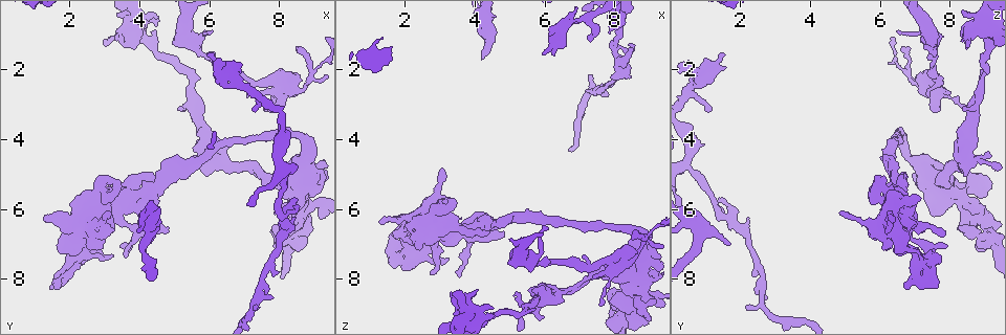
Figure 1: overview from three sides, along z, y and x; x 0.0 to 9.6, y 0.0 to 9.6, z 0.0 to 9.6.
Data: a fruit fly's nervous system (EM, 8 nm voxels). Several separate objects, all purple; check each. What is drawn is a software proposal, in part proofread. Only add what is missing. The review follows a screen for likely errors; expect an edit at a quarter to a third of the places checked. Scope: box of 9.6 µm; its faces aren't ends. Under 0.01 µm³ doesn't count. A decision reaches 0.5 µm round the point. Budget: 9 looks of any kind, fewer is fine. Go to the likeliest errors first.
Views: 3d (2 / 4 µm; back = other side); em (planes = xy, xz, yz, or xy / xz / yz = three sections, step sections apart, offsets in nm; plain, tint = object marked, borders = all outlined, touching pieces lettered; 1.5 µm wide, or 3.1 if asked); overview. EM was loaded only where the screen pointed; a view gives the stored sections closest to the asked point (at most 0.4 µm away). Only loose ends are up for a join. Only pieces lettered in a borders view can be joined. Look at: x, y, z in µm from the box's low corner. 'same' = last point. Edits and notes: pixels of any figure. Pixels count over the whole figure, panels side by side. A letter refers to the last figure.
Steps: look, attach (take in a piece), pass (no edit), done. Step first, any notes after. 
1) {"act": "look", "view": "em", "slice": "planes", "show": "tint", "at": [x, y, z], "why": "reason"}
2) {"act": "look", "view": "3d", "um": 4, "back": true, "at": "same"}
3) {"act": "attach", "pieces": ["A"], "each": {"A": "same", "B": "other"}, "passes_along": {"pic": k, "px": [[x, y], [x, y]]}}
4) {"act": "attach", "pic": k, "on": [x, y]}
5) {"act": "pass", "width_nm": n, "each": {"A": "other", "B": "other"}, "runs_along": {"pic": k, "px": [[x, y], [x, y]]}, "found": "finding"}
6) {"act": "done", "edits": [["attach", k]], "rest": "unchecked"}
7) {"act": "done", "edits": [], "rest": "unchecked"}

{"act": "look", "view": "em", "slice": "planes", "show": "borders", "at": [8.45, 1.35, 6.90], "why": "thin end"}

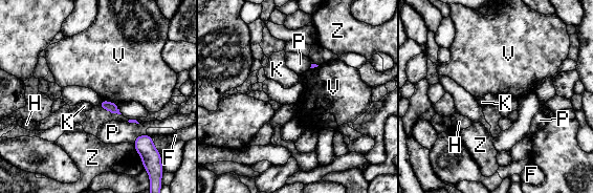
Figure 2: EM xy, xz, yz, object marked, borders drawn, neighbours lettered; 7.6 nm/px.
{"act": "pass", "each": {"F": "other", "H": "other", "K": "other", "P": "other", "V": "other", "Z": "other"}, "border": {"pic": 2, "px": [[102, 99], [116, 104]]}, "found": "none of them fits"}

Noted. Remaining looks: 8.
{"act": "look", "view": "em", "slice": "xz", "step": 8, "show": "tint", "at": [4.20, 7.05, 1.65], "why": "free end"}

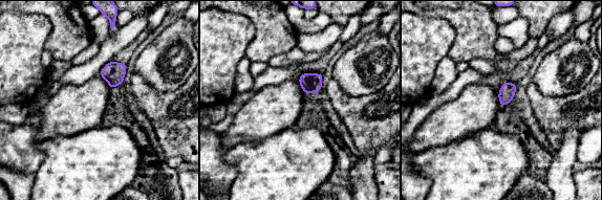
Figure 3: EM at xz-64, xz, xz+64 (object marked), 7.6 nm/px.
{"act": "look", "view": "em", "slice": "planes", "show": "borders", "at": "same"}

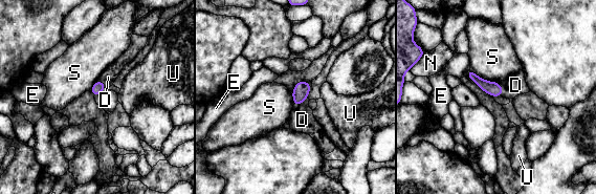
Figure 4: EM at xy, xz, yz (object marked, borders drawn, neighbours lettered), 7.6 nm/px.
{"act": "attach", "pic": 4, "on": [302, 120], "each": {"D": "same", "E": "other", "N": "other", "S": "other", "U": "other"}, "passes_along": {"pic": 4, "px": [[300, 93], [300, 104], [302, 120]]}, "found": "the neuron continues"}

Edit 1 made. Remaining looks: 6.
{"act": "look", "view": "3d", "um": 4, "at": [5.50, 3.35, 8.85]}

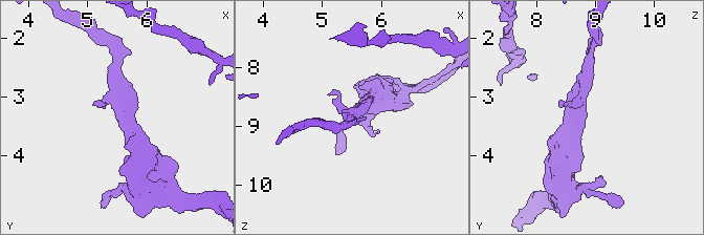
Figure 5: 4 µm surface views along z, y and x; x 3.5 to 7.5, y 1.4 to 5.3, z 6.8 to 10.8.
{"act": "look", "view": "em", "slice": "planes", "show": "plain", "at": [5.50, 3.30, 8.85], "why": "need the tissue"}

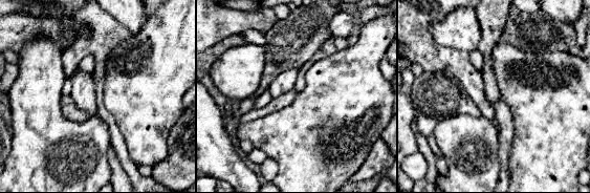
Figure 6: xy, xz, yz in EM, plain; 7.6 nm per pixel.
{"act": "look", "view": "em", "slice": "planes", "show": "borders", "at": "same", "why": "see the neighbours"}

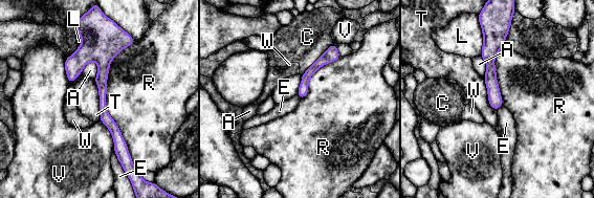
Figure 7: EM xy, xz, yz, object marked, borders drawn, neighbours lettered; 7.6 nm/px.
{"act": "pass", "longest_contact_nm": ["R", 950], "each": {"A": "other", "C": "other", "E": "other", "L": "other", "R": "other", "T": "other", "V": "other", "W": "other"}, "found": "none of them fits"}

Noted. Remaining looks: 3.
{"act": "look", "view": "3d", "um": 4, "at": [7.60, 3.05, 8.80]}

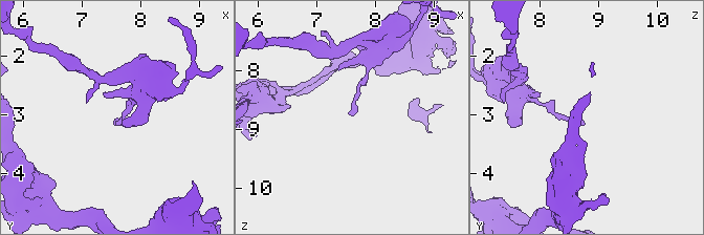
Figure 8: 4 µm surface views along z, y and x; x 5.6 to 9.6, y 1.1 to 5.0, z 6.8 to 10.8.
{"act": "look", "view": "em", "slice": "planes", "show": "borders", "at": [7.55, 3.10, 8.75], "why": "need the tissue"}

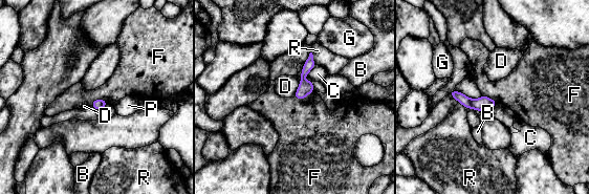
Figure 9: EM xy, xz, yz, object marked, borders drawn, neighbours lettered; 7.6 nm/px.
{"act": "pass", "longest_contact_nm": ["D", 170], "each": {"B": "other", "C": "other", "D": "other", "F": "other", "G": "other", "P": "other", "R": "other"}, "found": "no lettered piece goes on from it"}

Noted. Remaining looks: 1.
{"act": "done", "edits": [["attach", 4]], "rest": "unchecked"}

